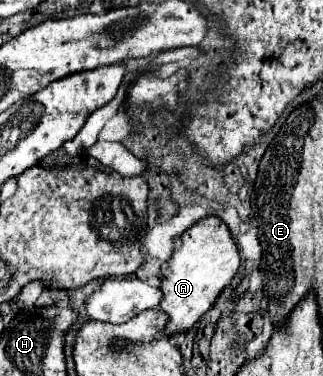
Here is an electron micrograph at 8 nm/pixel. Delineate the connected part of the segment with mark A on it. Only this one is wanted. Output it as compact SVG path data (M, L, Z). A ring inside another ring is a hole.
M206 216L180 236L180 246L174 248L166 264L168 270L162 274L160 282L160 310L168 316L164 334L172 336L190 330L202 318L202 314L206 314L214 306L222 288L228 286L236 276L240 256L228 226L218 216Z

